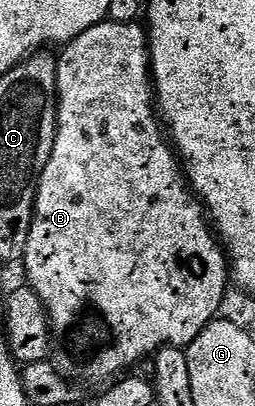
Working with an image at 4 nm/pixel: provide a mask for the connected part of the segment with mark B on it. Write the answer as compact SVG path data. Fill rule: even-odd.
M107 18L107 19L105 19L105 20L103 20L103 21L102 21L102 23L100 23L100 24L97 24L97 25L96 25L96 26L92 26L92 30L84 30L84 34L80 34L80 35L79 35L79 36L77 36L77 38L76 38L76 39L75 39L75 40L71 40L71 41L70 41L70 43L69 43L69 44L67 44L67 45L65 45L65 47L63 47L63 48L62 48L62 49L61 49L61 52L60 52L60 55L59 55L59 56L58 56L58 57L57 57L57 61L58 61L58 125L57 125L57 126L56 126L56 138L55 138L55 139L54 139L54 145L53 145L53 146L52 146L52 158L48 158L48 166L44 166L44 174L43 174L43 175L42 175L42 177L41 177L41 178L40 178L40 182L39 182L39 183L38 183L38 193L37 193L37 194L36 194L36 198L35 198L35 199L34 199L34 217L33 217L33 218L32 218L32 226L31 226L31 227L30 227L30 233L29 233L29 234L28 234L28 246L27 246L27 247L26 247L26 254L25 254L25 257L24 257L24 265L25 265L25 264L26 264L26 280L25 280L25 283L26 283L26 284L27 284L27 285L28 285L28 286L29 286L29 287L30 287L30 289L32 289L32 291L33 291L33 292L35 292L35 294L36 294L36 295L38 295L38 297L39 297L39 298L40 298L40 302L41 302L41 303L42 303L42 304L43 304L43 306L45 306L45 308L46 308L46 316L47 316L47 317L48 317L48 318L49 318L49 319L50 319L50 335L51 335L51 337L52 337L52 340L53 340L53 343L54 343L54 344L55 344L55 345L56 345L56 347L55 347L55 348L54 348L54 349L53 349L53 352L52 352L52 363L53 363L53 365L54 365L54 367L55 367L55 368L57 368L57 369L58 369L58 371L59 371L59 372L61 372L61 373L62 373L62 375L63 375L63 376L65 376L65 377L66 377L66 379L67 379L67 380L69 380L69 381L71 381L71 382L81 382L81 383L82 383L82 384L83 384L83 385L86 385L86 384L98 384L98 383L100 383L100 382L101 382L101 380L106 380L106 379L108 379L108 378L109 378L109 376L112 376L112 377L111 377L111 378L114 378L114 377L117 377L117 376L118 376L118 375L119 375L119 374L122 374L122 373L125 373L125 372L126 372L126 371L127 371L127 370L130 370L130 369L126 369L126 370L125 370L125 368L130 368L130 367L132 367L132 366L133 366L133 364L138 364L138 363L140 363L140 362L141 362L141 360L142 360L142 359L144 359L144 358L145 358L145 356L147 356L147 358L150 358L150 357L153 357L153 356L154 356L154 355L155 355L155 353L157 353L157 351L158 351L158 349L160 349L160 348L164 348L164 347L167 347L167 346L169 346L169 347L172 347L172 348L180 348L180 349L185 349L185 348L186 348L186 347L187 347L187 346L188 346L188 345L190 345L190 343L191 343L191 342L193 342L193 341L194 341L194 340L195 340L195 339L196 339L196 337L198 337L198 336L199 336L199 335L200 335L200 333L201 333L201 332L202 332L202 330L203 330L203 328L205 328L205 327L206 327L206 325L207 325L207 324L209 324L209 323L210 323L210 321L211 321L211 320L213 320L213 319L215 319L215 317L217 317L217 315L218 315L218 307L219 307L219 306L220 306L220 304L221 304L221 300L222 300L222 299L224 299L224 297L225 297L225 294L226 294L226 292L227 292L227 289L228 289L228 257L227 257L227 255L226 255L226 253L225 253L225 251L224 251L224 249L223 249L223 247L222 247L222 245L221 245L221 243L219 243L219 241L218 241L218 240L217 240L217 239L216 239L216 233L215 233L215 231L214 231L214 229L213 229L213 227L212 227L212 224L211 224L211 221L210 221L210 220L209 220L209 219L208 219L208 216L207 216L207 213L206 213L206 212L205 212L205 211L204 211L204 205L203 205L203 203L202 203L202 201L201 201L201 200L199 200L199 199L198 199L198 197L197 197L197 196L195 196L195 195L194 195L194 193L193 193L193 191L192 191L192 189L191 189L191 187L190 187L190 185L189 185L189 183L188 183L188 181L187 181L187 178L186 178L186 174L185 174L185 172L183 172L183 171L182 171L182 166L181 166L181 163L180 163L180 161L179 161L179 159L178 159L178 157L177 157L177 155L176 155L176 153L175 153L175 151L174 151L174 149L173 149L173 147L172 147L172 145L171 145L171 143L170 143L170 141L169 141L169 139L168 139L168 136L167 136L167 133L166 133L166 132L165 132L165 131L164 131L164 125L163 125L163 123L162 123L162 121L161 121L161 119L160 119L160 117L159 117L159 114L158 114L158 110L157 110L157 107L156 107L156 97L155 97L155 94L154 94L154 90L153 90L153 87L152 87L152 73L151 73L151 70L150 70L150 41L149 41L149 39L148 39L148 32L147 32L147 29L146 29L146 28L145 28L145 27L143 27L143 25L142 25L142 24L141 24L141 23L138 23L138 22L131 22L131 23L128 23L128 24L117 24L117 23L116 23L116 22L112 22L112 21L111 21L111 20L110 20L110 19L108 19L108 18Z

